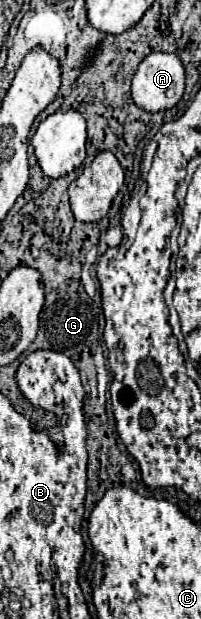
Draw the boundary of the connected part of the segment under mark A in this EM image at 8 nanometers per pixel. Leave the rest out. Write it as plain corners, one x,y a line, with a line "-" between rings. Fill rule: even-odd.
150,53
136,69
132,79
132,99
140,109
164,111
174,107
184,93
184,67
174,53

